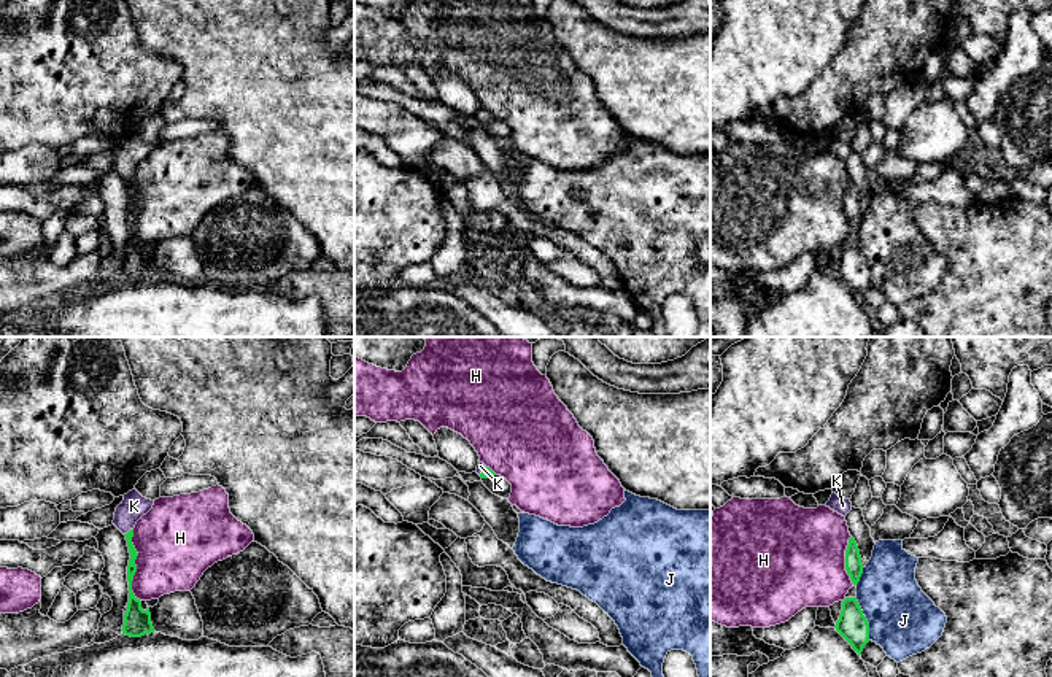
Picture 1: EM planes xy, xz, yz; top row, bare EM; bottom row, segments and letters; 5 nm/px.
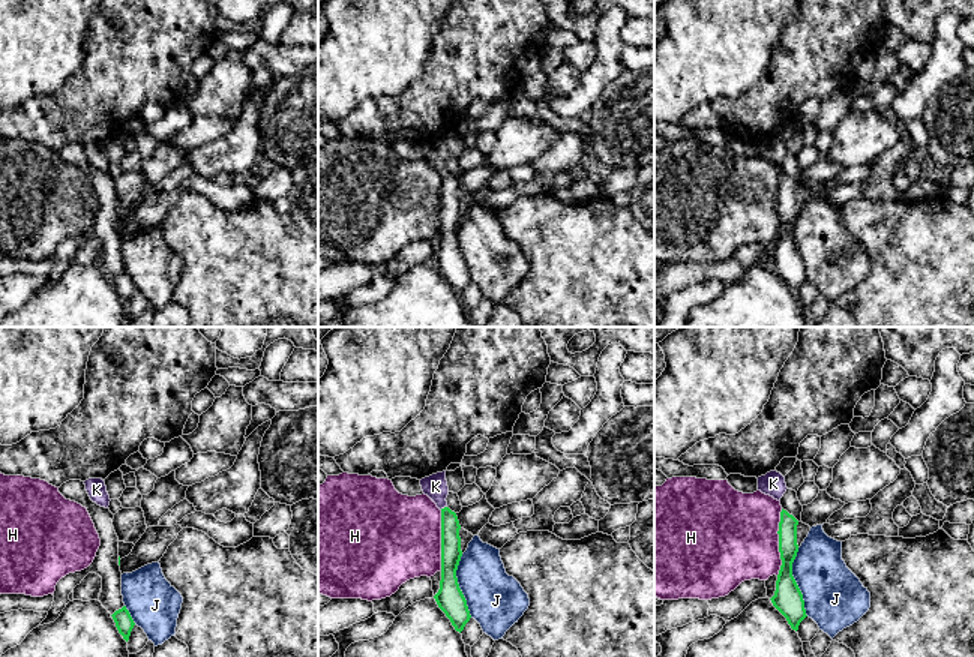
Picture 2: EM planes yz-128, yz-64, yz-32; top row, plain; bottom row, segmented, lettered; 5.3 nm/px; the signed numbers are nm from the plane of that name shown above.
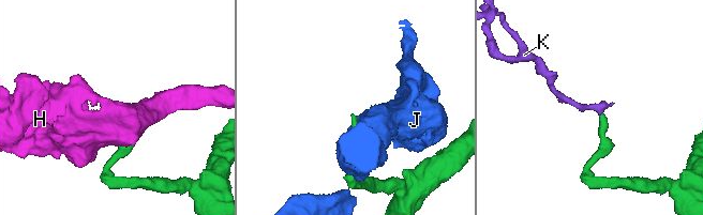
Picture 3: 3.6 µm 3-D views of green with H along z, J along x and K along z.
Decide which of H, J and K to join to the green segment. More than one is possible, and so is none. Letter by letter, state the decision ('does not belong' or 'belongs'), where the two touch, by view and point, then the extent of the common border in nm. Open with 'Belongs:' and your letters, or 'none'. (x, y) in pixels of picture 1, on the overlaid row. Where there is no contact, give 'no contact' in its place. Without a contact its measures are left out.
Belongs: K
H: does not belong | xy (135, 566) | 380 nm
J: does not belong | yz (865, 618) | 220 nm
K: belongs | xy (129, 531) | 60 nm

